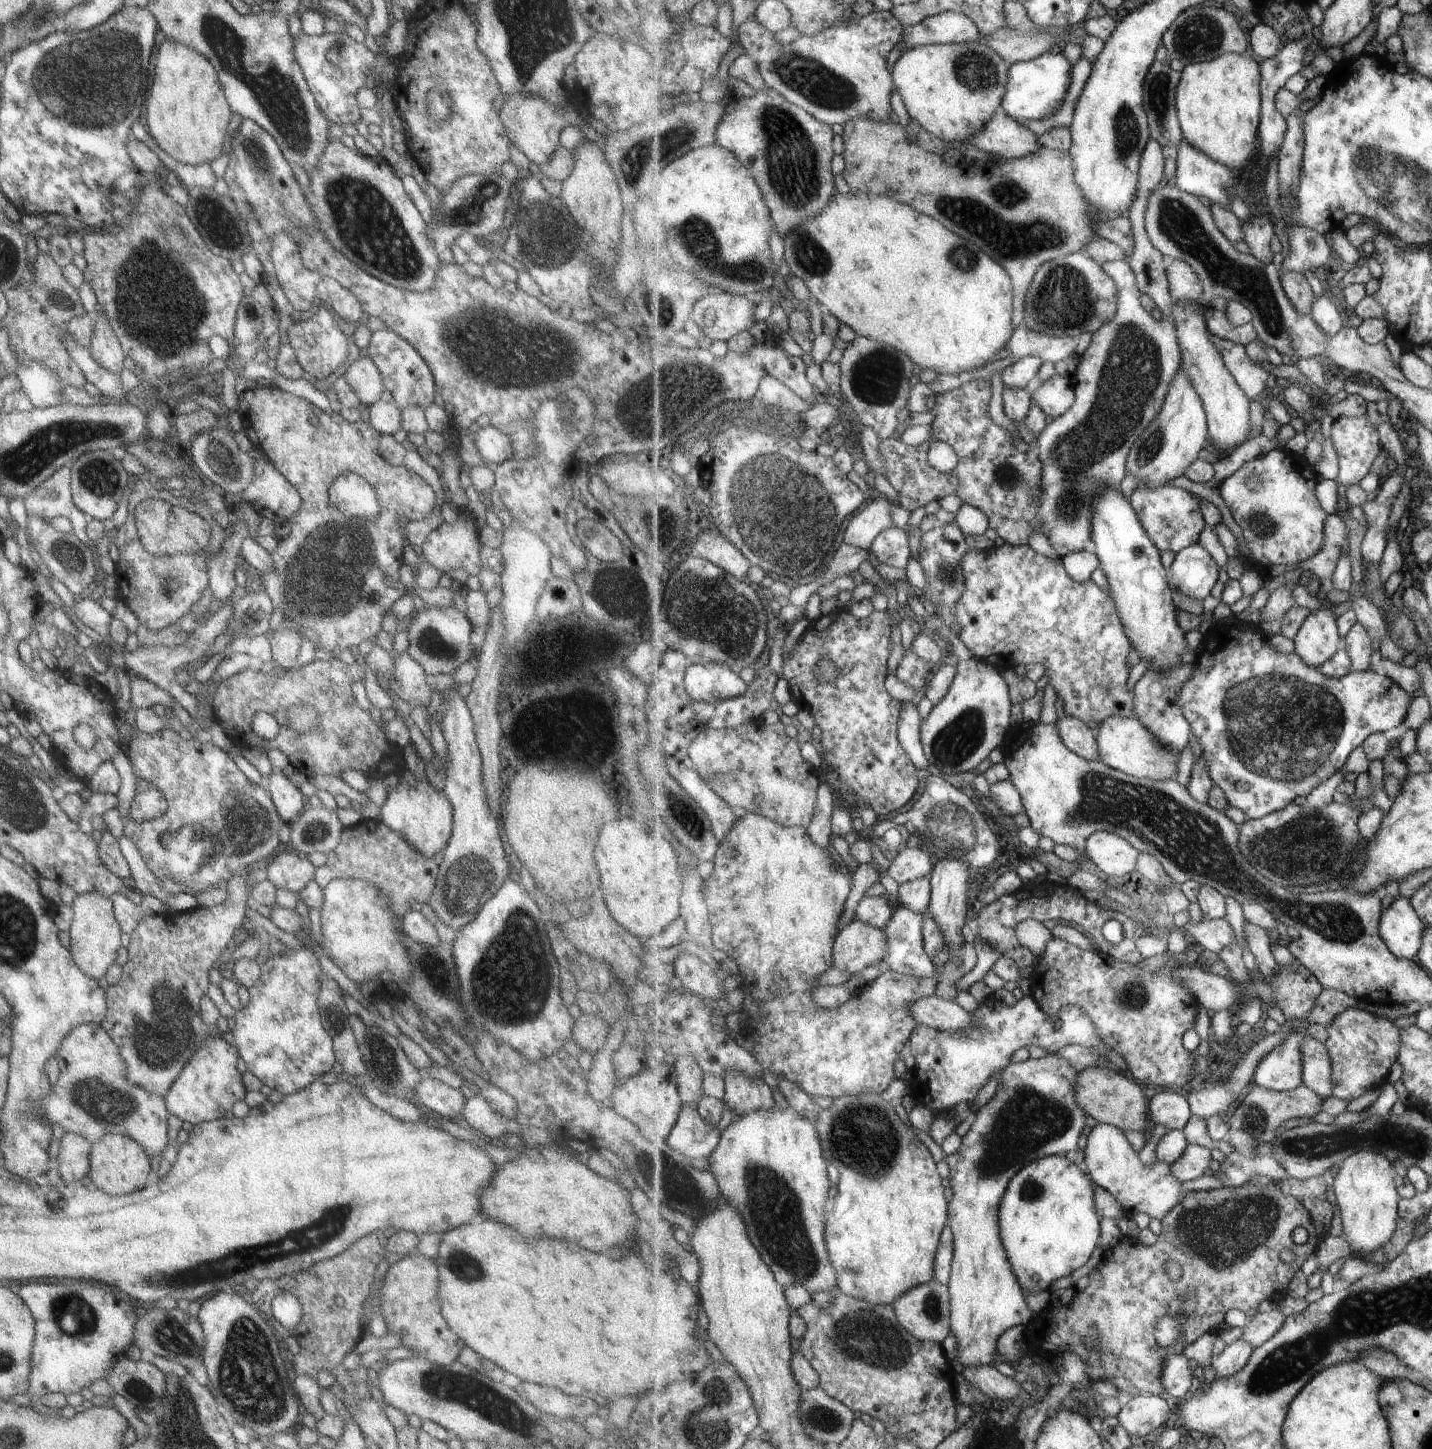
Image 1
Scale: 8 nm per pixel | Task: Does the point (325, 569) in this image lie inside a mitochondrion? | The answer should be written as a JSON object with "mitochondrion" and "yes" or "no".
{"mitochondrion":"yes"}

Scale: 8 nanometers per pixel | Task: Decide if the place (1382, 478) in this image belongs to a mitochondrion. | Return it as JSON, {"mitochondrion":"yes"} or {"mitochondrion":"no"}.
{"mitochondrion":"no"}

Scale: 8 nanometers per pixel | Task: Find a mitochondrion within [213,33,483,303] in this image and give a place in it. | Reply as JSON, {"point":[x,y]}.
{"point":[371,229]}

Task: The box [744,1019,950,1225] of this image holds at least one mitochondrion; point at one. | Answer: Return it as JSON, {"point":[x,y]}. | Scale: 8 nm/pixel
{"point":[862,1137]}

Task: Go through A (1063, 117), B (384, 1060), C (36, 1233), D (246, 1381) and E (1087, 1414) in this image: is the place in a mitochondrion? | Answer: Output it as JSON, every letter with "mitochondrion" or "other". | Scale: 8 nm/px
{"A":"other","B":"mitochondrion","C":"other","D":"mitochondrion","E":"other"}

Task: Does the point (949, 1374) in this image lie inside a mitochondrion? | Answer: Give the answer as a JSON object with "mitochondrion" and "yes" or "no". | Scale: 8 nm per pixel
{"mitochondrion":"no"}

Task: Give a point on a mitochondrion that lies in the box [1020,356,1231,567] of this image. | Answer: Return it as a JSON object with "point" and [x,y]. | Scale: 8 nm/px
{"point":[1151,446]}

